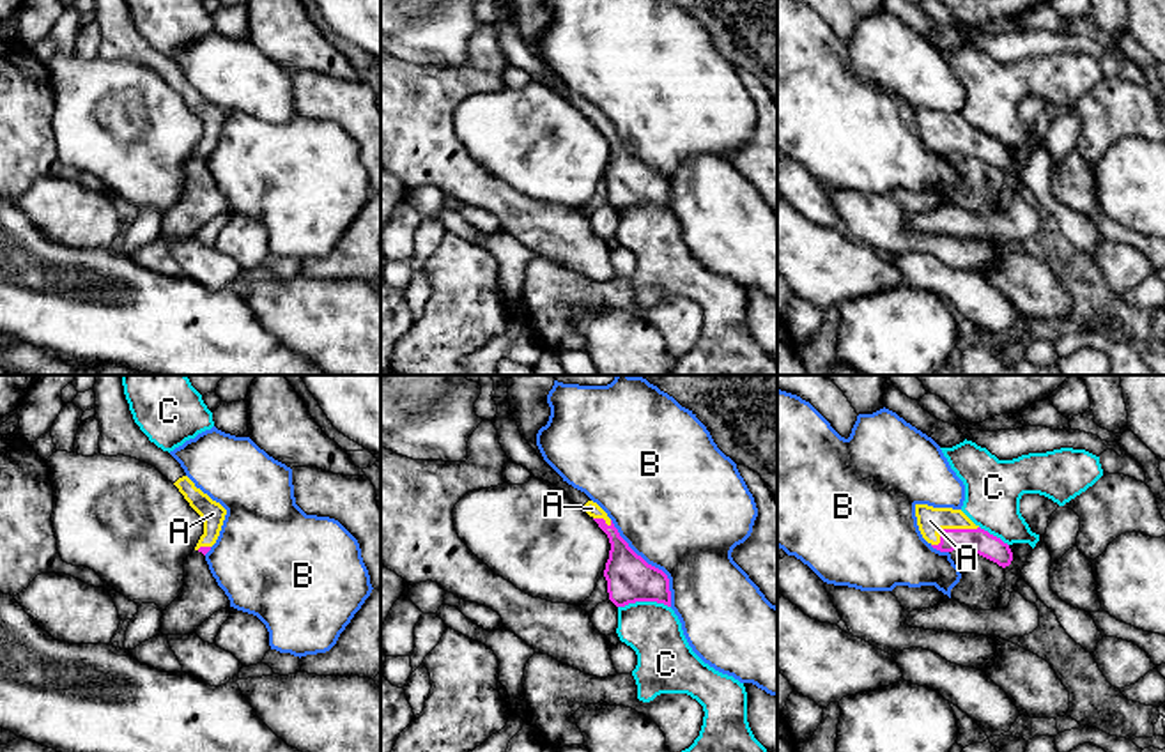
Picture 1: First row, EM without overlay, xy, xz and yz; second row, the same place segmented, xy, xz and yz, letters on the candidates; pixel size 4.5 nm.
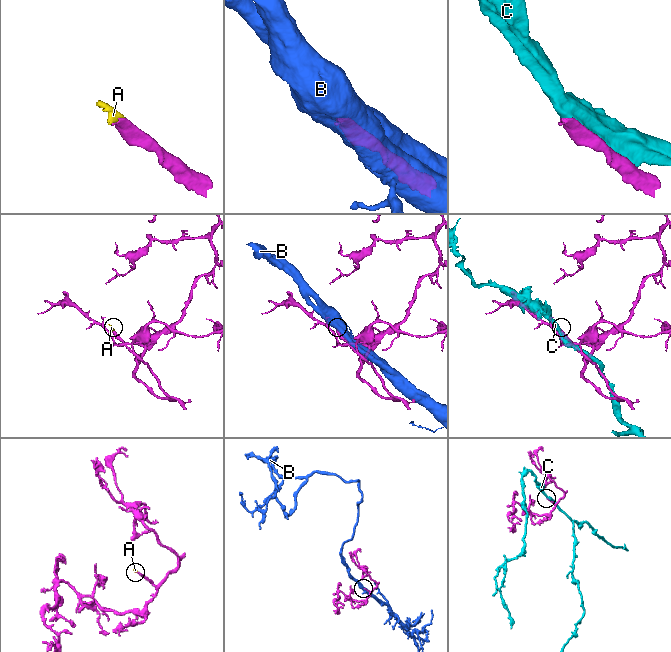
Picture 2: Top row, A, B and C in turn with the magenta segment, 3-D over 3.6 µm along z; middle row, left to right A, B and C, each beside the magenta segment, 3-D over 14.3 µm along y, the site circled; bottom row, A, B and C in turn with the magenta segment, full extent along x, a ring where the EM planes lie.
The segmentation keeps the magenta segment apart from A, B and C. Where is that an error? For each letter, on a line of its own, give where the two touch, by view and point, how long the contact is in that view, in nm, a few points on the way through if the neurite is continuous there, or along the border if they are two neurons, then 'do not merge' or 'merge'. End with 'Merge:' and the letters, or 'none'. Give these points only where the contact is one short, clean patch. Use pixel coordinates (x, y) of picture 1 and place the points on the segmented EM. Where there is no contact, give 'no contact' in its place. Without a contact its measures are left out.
A: contact yz (949, 529); length 240 nm; way yz (978, 540), (949, 529), (930, 521); merge
B: contact xz (650, 565); length 480 nm; do not merge
C: contact xz (643, 600); length 240 nm; do not merge
Merge: A

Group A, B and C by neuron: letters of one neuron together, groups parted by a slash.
A / B / C

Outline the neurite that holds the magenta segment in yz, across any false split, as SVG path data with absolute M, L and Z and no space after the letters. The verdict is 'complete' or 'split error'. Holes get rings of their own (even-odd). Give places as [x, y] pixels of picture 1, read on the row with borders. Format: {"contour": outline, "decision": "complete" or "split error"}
{"contour": "M915 504L922 538L940 552L979 554L1006 568L1013 561L1007 543L976 526L961 510Z", "decision": "split error"}

